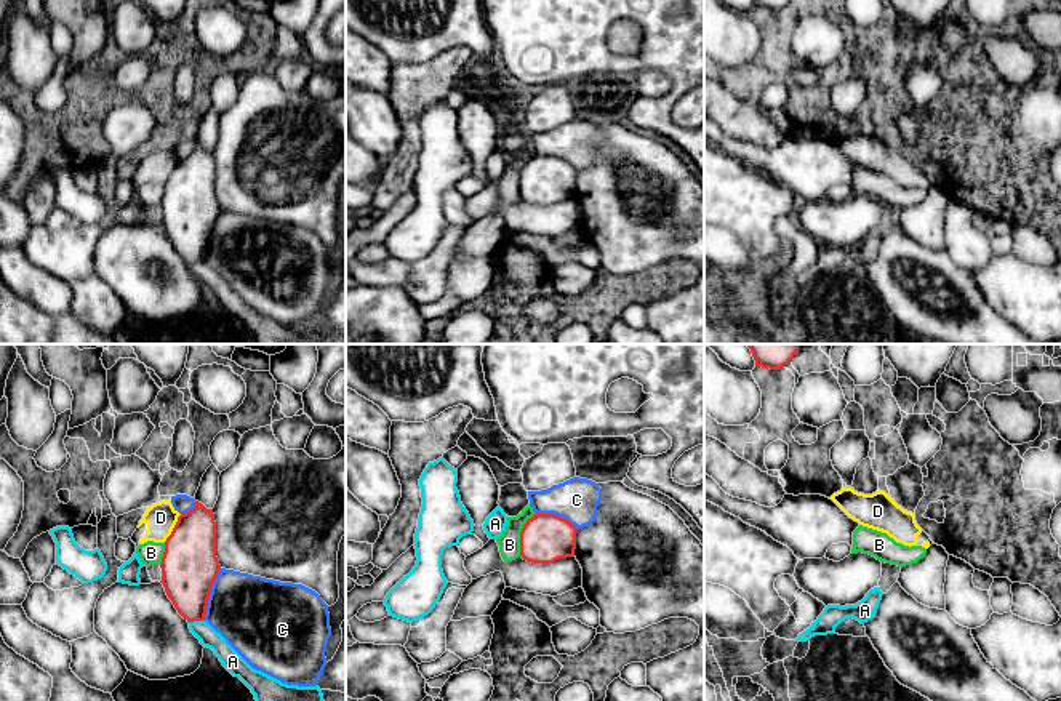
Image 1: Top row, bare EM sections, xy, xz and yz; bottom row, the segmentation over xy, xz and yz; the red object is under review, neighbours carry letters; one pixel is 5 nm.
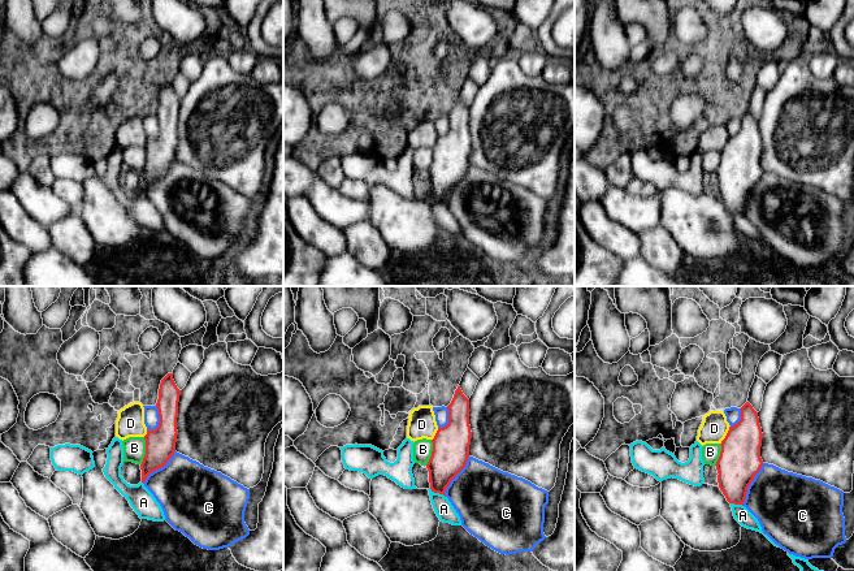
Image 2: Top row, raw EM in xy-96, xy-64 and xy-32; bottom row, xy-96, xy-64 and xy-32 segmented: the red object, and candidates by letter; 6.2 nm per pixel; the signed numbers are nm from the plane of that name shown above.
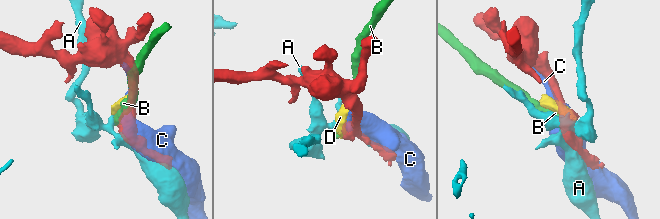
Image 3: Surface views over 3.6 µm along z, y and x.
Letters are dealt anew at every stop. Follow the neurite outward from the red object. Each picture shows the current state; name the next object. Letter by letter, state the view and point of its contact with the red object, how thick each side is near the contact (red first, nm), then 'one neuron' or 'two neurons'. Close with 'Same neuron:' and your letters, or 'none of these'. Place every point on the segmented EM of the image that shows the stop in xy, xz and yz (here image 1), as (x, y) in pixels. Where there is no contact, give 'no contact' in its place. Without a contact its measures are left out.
A: xy (196, 620) | 280/100 nm | two neurons
B: xz (520, 535) | 240/110 nm | two neurons
C: xy (210, 592) | 280/380 nm | two neurons
D: xy (173, 528) | 280/160 nm | two neurons
Same neuron: none of these

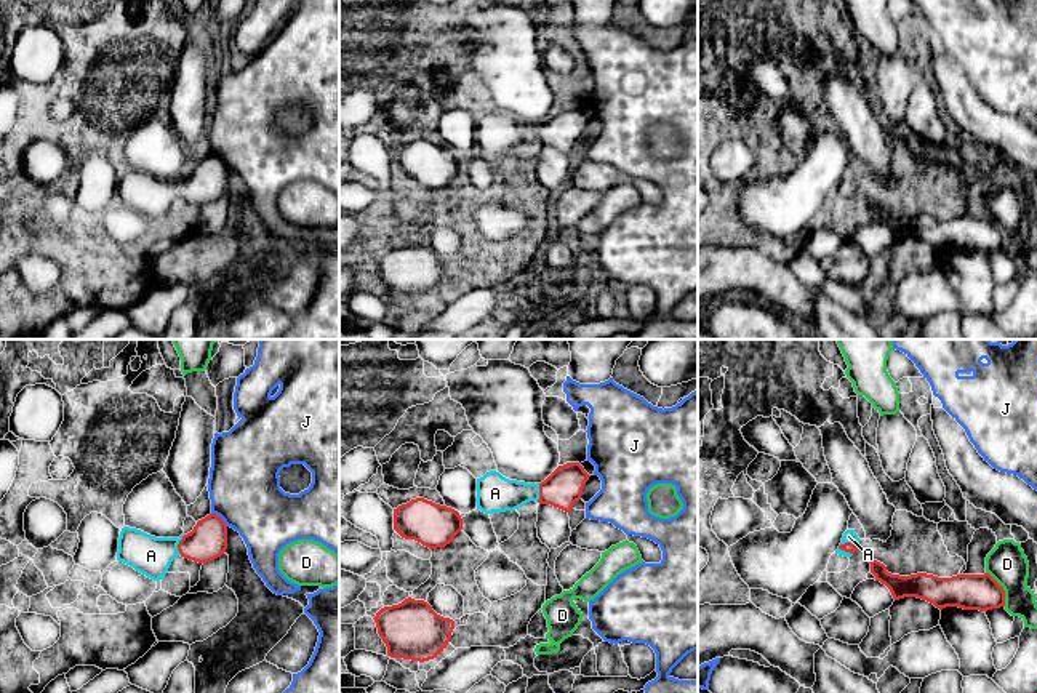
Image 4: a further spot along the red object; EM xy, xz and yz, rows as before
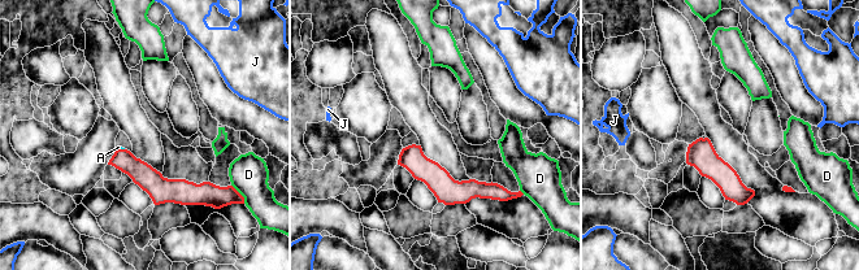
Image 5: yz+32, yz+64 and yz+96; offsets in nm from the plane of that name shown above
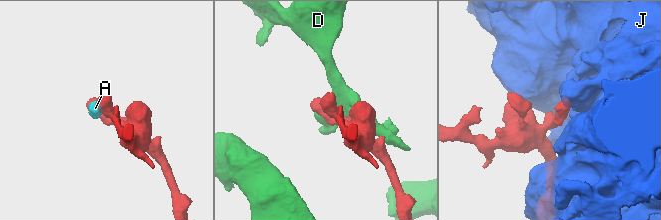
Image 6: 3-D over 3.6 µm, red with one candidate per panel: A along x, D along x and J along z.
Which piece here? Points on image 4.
A: xy (178, 544) | 190/200 nm | one neuron
D: yz (1002, 589) | 180/200 nm | two neurons
J: xy (220, 517) | 190/360 nm | two neurons
Same neuron: A

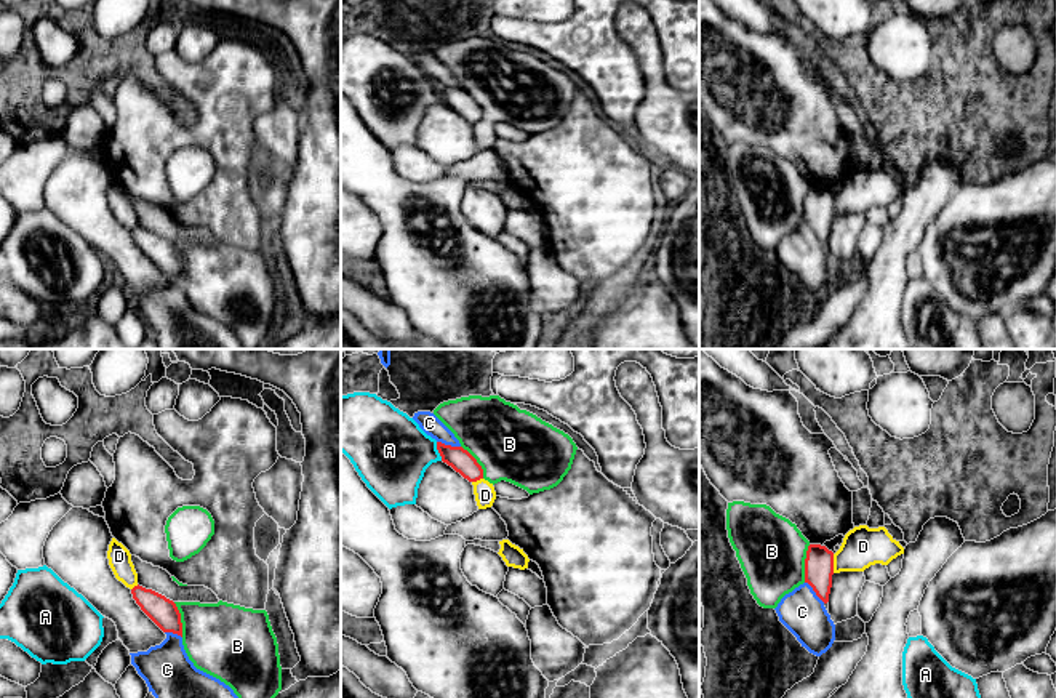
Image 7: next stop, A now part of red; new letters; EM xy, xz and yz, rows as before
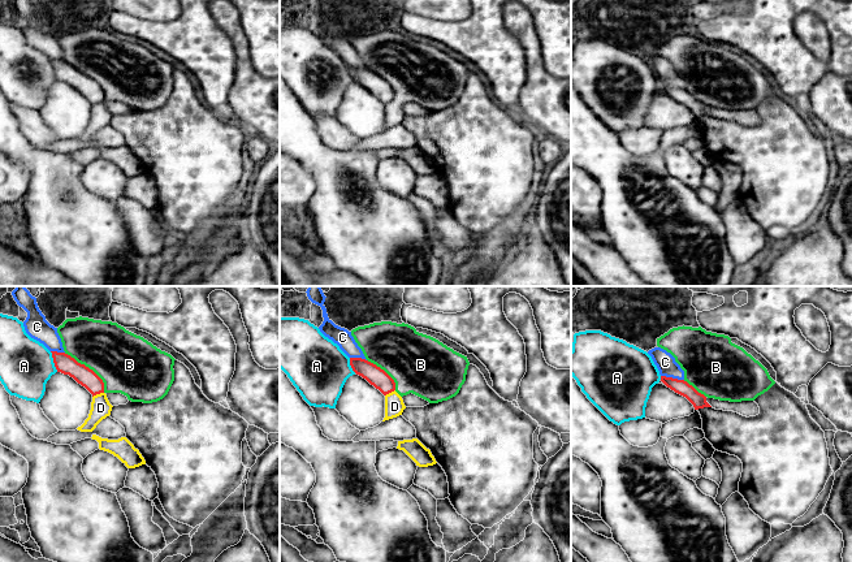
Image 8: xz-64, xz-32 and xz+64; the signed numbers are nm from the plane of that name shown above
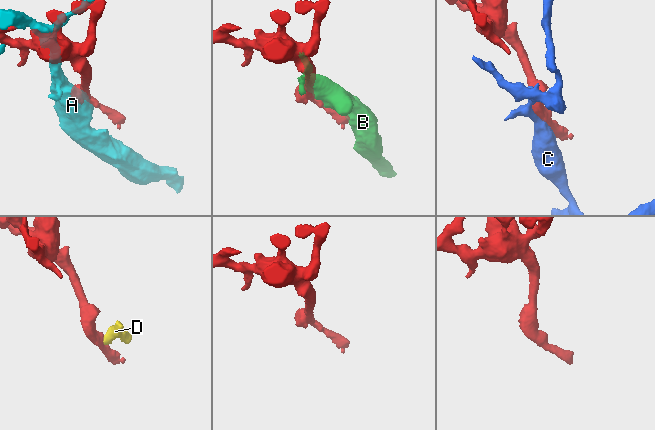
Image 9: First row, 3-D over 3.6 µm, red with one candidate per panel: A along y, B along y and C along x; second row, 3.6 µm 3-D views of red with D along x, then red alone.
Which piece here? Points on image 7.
A: xz (439, 452) | 110/380 nm | two neurons
B: yz (805, 564) | 140/340 nm | two neurons
C: xz (448, 445) | 110/100 nm | two neurons
D: yz (832, 564) | 140/200 nm | two neurons
Same neuron: none of these

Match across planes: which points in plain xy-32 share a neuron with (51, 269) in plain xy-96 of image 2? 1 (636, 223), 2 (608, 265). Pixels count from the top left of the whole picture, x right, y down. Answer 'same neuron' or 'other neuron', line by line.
1: other neuron
2: other neuron

